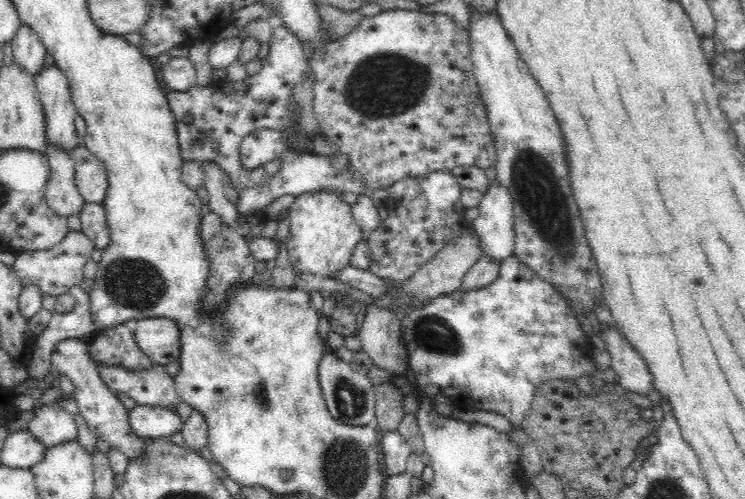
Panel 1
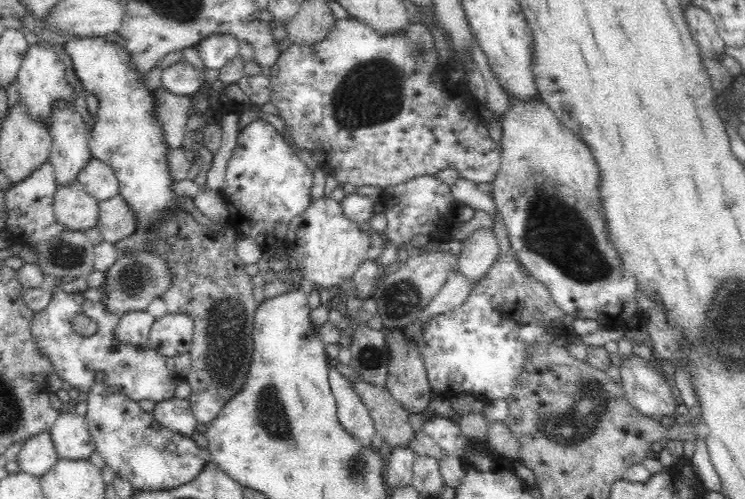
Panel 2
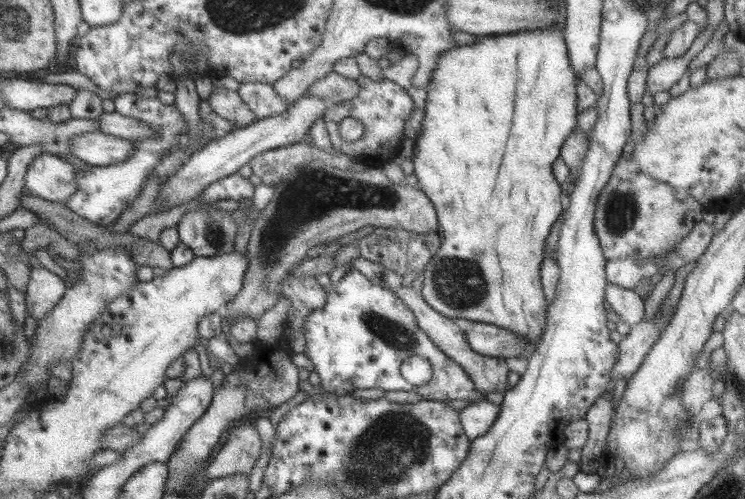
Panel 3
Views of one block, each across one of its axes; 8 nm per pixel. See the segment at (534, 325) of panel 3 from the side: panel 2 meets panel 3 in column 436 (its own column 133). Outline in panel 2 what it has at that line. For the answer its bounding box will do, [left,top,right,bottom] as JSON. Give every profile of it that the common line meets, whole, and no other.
[62,35,177,316]

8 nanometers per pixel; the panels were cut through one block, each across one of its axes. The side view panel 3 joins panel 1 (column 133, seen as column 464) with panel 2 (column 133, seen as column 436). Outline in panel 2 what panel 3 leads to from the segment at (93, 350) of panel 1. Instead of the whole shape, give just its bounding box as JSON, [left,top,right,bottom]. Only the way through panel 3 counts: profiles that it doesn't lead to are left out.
[116,310,156,346]

